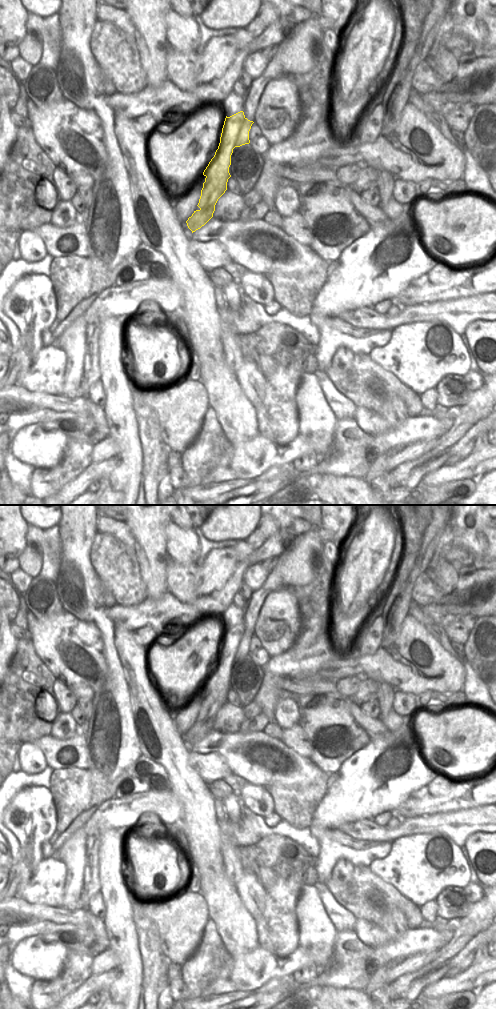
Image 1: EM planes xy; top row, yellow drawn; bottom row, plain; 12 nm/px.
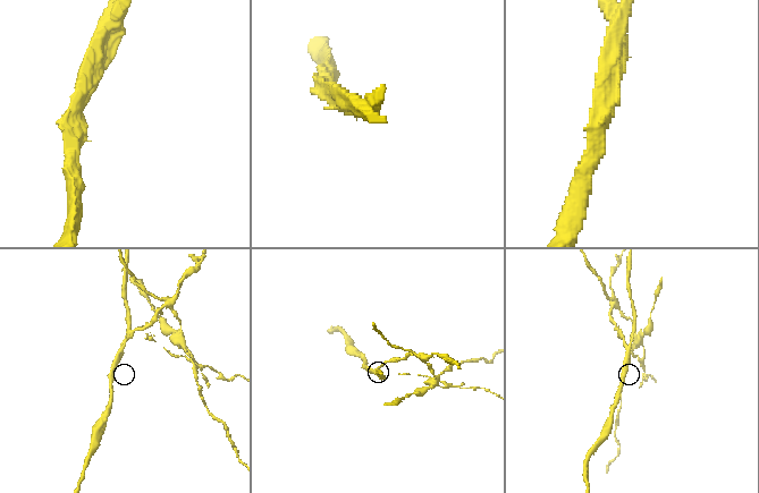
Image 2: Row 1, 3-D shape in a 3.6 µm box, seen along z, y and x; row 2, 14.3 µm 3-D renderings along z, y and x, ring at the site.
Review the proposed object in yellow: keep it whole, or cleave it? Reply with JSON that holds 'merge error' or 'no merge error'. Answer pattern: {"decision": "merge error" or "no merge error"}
{"decision": "merge error"}

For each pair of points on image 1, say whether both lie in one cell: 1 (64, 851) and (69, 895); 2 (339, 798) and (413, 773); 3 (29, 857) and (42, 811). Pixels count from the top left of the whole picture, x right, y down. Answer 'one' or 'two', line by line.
1: one
2: one
3: one

